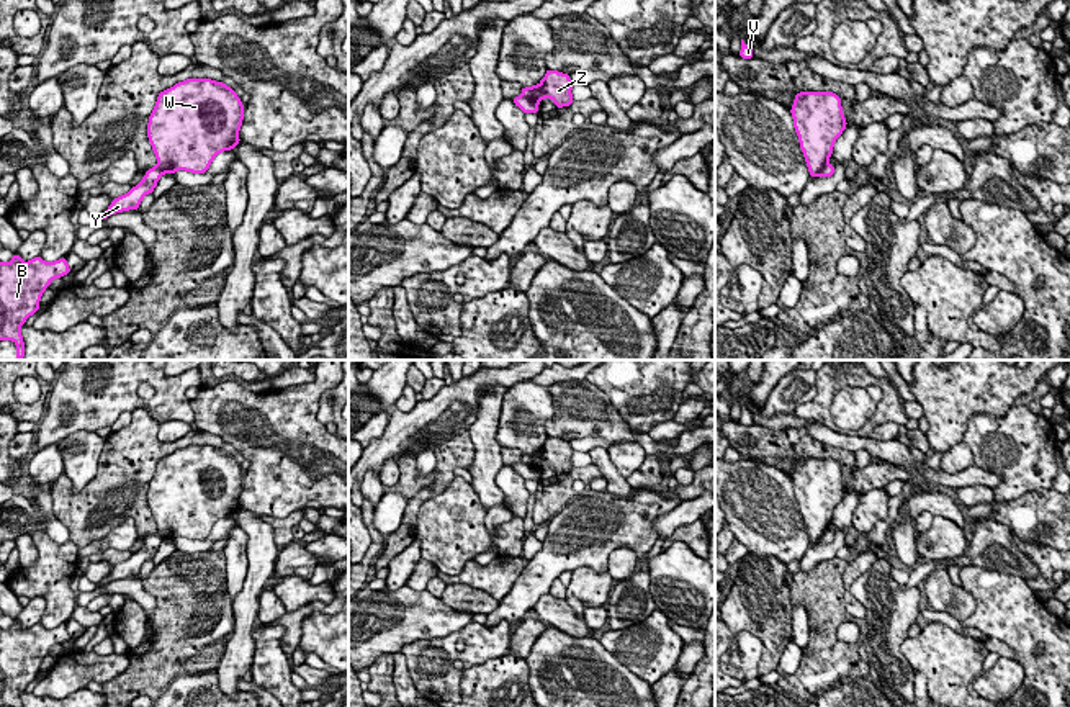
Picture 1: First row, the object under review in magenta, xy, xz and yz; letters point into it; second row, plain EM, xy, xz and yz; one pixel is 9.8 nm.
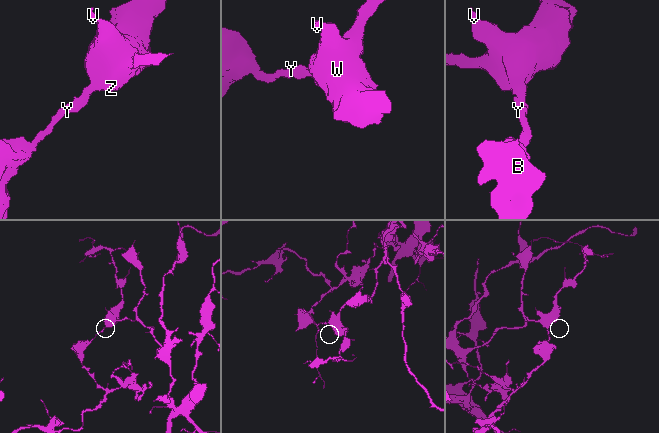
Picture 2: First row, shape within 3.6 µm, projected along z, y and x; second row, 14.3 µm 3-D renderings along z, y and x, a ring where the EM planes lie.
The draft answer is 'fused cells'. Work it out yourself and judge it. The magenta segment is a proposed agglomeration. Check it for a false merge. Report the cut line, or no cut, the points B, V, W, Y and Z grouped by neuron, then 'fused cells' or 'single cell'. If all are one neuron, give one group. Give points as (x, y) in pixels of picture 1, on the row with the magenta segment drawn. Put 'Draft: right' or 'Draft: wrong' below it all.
xz (521, 95), (537, 105) | B Y / V W Z | fused cells
Draft: right

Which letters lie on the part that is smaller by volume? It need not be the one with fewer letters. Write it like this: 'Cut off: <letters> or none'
Cut off: B, Y

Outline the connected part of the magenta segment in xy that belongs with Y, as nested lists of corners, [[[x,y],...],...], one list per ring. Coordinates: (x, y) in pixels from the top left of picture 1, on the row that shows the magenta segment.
[[[155,165],[149,170],[146,170],[144,178],[141,180],[139,185],[131,187],[131,191],[126,195],[121,195],[118,198],[113,198],[110,208],[101,213],[97,219],[106,219],[111,214],[129,211],[129,209],[139,209],[139,205],[142,198],[147,193],[152,193],[154,188],[157,187],[159,178],[164,175],[164,172]]]

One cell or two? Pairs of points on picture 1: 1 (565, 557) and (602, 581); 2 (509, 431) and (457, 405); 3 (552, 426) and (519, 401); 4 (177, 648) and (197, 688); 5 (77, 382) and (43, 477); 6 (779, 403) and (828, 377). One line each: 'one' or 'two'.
1: two
2: two
3: two
4: two
5: two
6: two

